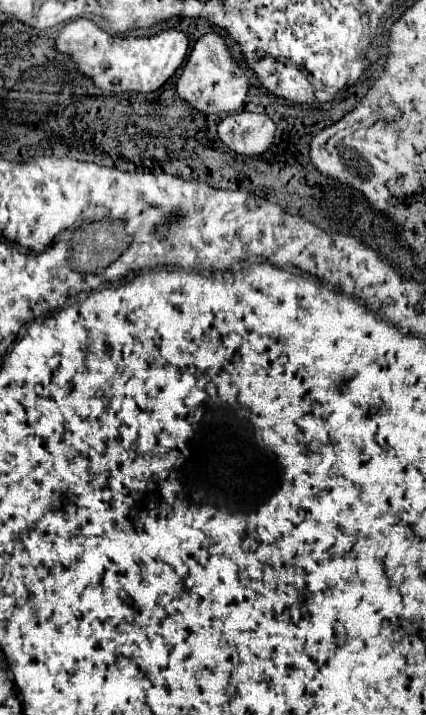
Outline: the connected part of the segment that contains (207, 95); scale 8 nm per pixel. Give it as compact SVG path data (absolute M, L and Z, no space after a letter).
M209 32L195 42L189 60L183 68L183 74L177 80L175 90L187 104L191 104L201 114L219 114L219 112L241 110L247 96L247 88L249 88L249 80L239 68L239 64L231 58L225 40L215 32Z

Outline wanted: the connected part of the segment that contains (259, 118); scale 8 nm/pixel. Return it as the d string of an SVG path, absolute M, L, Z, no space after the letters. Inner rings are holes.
M239 112L221 120L218 126L218 138L233 152L251 156L263 154L273 144L275 122L267 114Z

